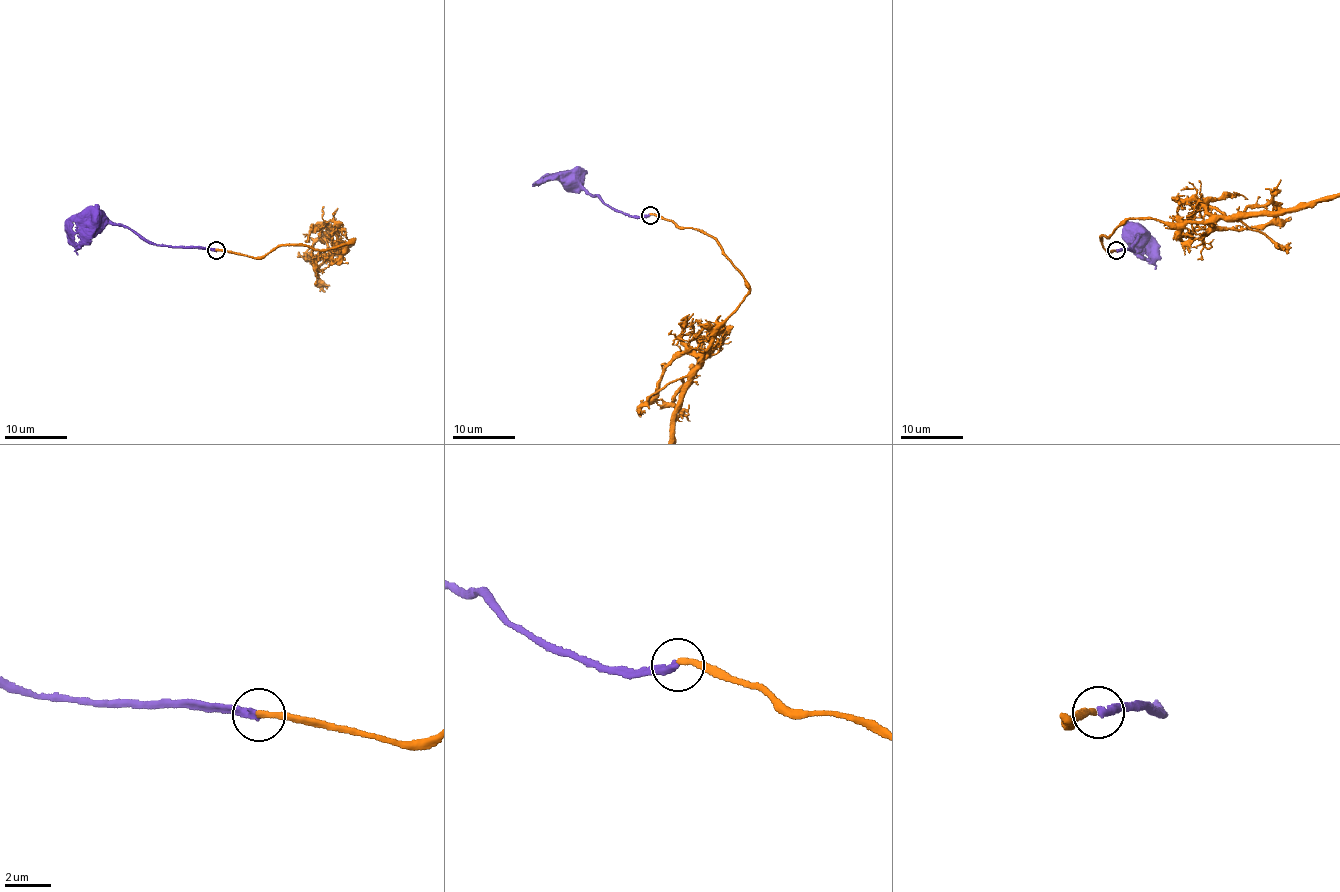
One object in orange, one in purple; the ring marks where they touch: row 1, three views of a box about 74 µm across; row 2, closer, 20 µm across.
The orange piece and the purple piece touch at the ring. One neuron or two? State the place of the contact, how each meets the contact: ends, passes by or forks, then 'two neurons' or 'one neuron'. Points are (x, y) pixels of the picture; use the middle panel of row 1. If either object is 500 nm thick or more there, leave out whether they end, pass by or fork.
place (650, 215); orange ends; purple ends; two neurons

